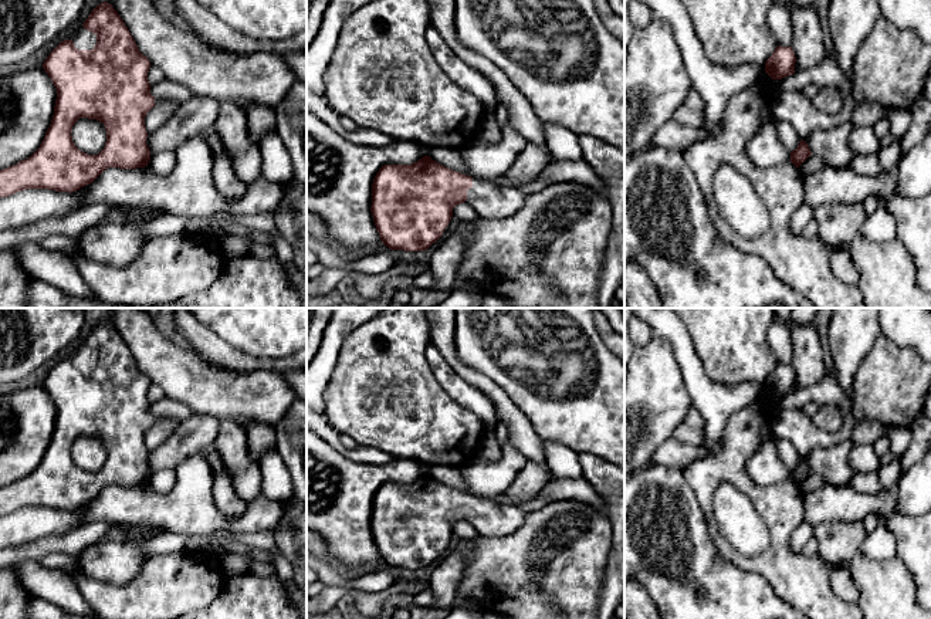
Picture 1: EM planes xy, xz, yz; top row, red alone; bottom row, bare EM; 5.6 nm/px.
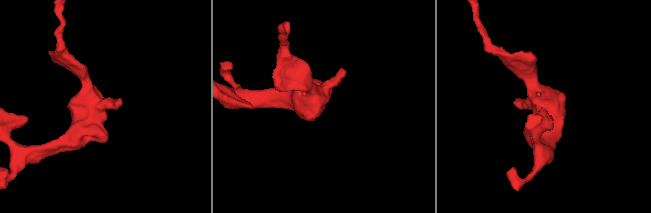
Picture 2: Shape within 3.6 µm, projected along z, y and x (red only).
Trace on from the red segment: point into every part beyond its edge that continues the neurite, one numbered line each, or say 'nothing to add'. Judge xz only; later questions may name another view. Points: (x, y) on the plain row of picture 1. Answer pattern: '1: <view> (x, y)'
1: xz (490, 520)

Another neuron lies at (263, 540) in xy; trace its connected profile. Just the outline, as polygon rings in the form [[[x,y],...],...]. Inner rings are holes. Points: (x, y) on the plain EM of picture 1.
[[[216,531],[210,534],[189,537],[184,549],[199,551],[204,548],[211,548],[216,551],[226,552],[226,544],[230,541],[243,542],[247,544],[248,547],[263,551],[272,551],[278,548],[275,535],[271,531],[258,531],[258,532]]]

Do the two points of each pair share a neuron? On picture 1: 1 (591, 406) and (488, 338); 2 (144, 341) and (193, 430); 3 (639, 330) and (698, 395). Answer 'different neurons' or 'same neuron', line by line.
1: same neuron
2: different neurons
3: different neurons

